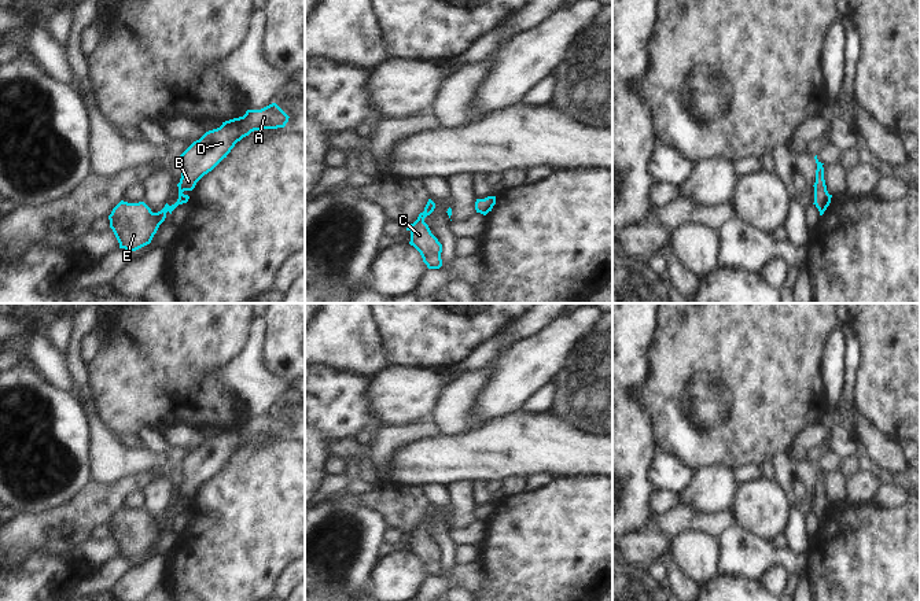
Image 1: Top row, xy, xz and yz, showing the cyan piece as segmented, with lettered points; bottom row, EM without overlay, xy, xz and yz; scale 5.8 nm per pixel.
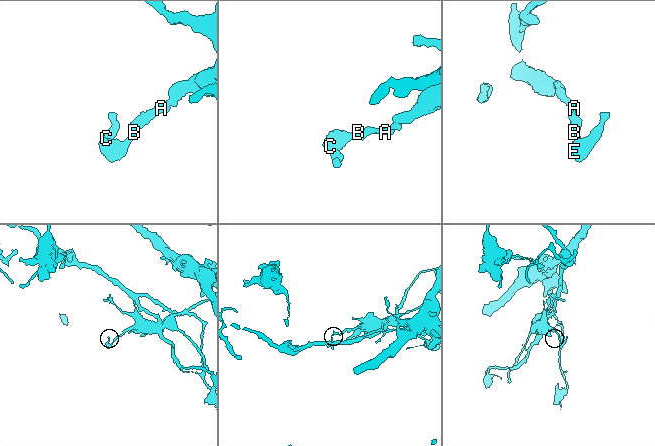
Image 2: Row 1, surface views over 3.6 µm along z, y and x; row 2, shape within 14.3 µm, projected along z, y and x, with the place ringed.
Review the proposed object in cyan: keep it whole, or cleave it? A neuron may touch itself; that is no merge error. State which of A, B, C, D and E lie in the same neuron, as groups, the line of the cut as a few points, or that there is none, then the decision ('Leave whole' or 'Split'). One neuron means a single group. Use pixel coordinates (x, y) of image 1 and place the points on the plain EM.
Groups: A B C D E. No split. Leave whole

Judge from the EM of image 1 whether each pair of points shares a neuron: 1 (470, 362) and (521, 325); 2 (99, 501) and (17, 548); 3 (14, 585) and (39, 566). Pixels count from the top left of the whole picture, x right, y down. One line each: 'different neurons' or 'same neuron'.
1: same neuron
2: same neuron
3: same neuron

